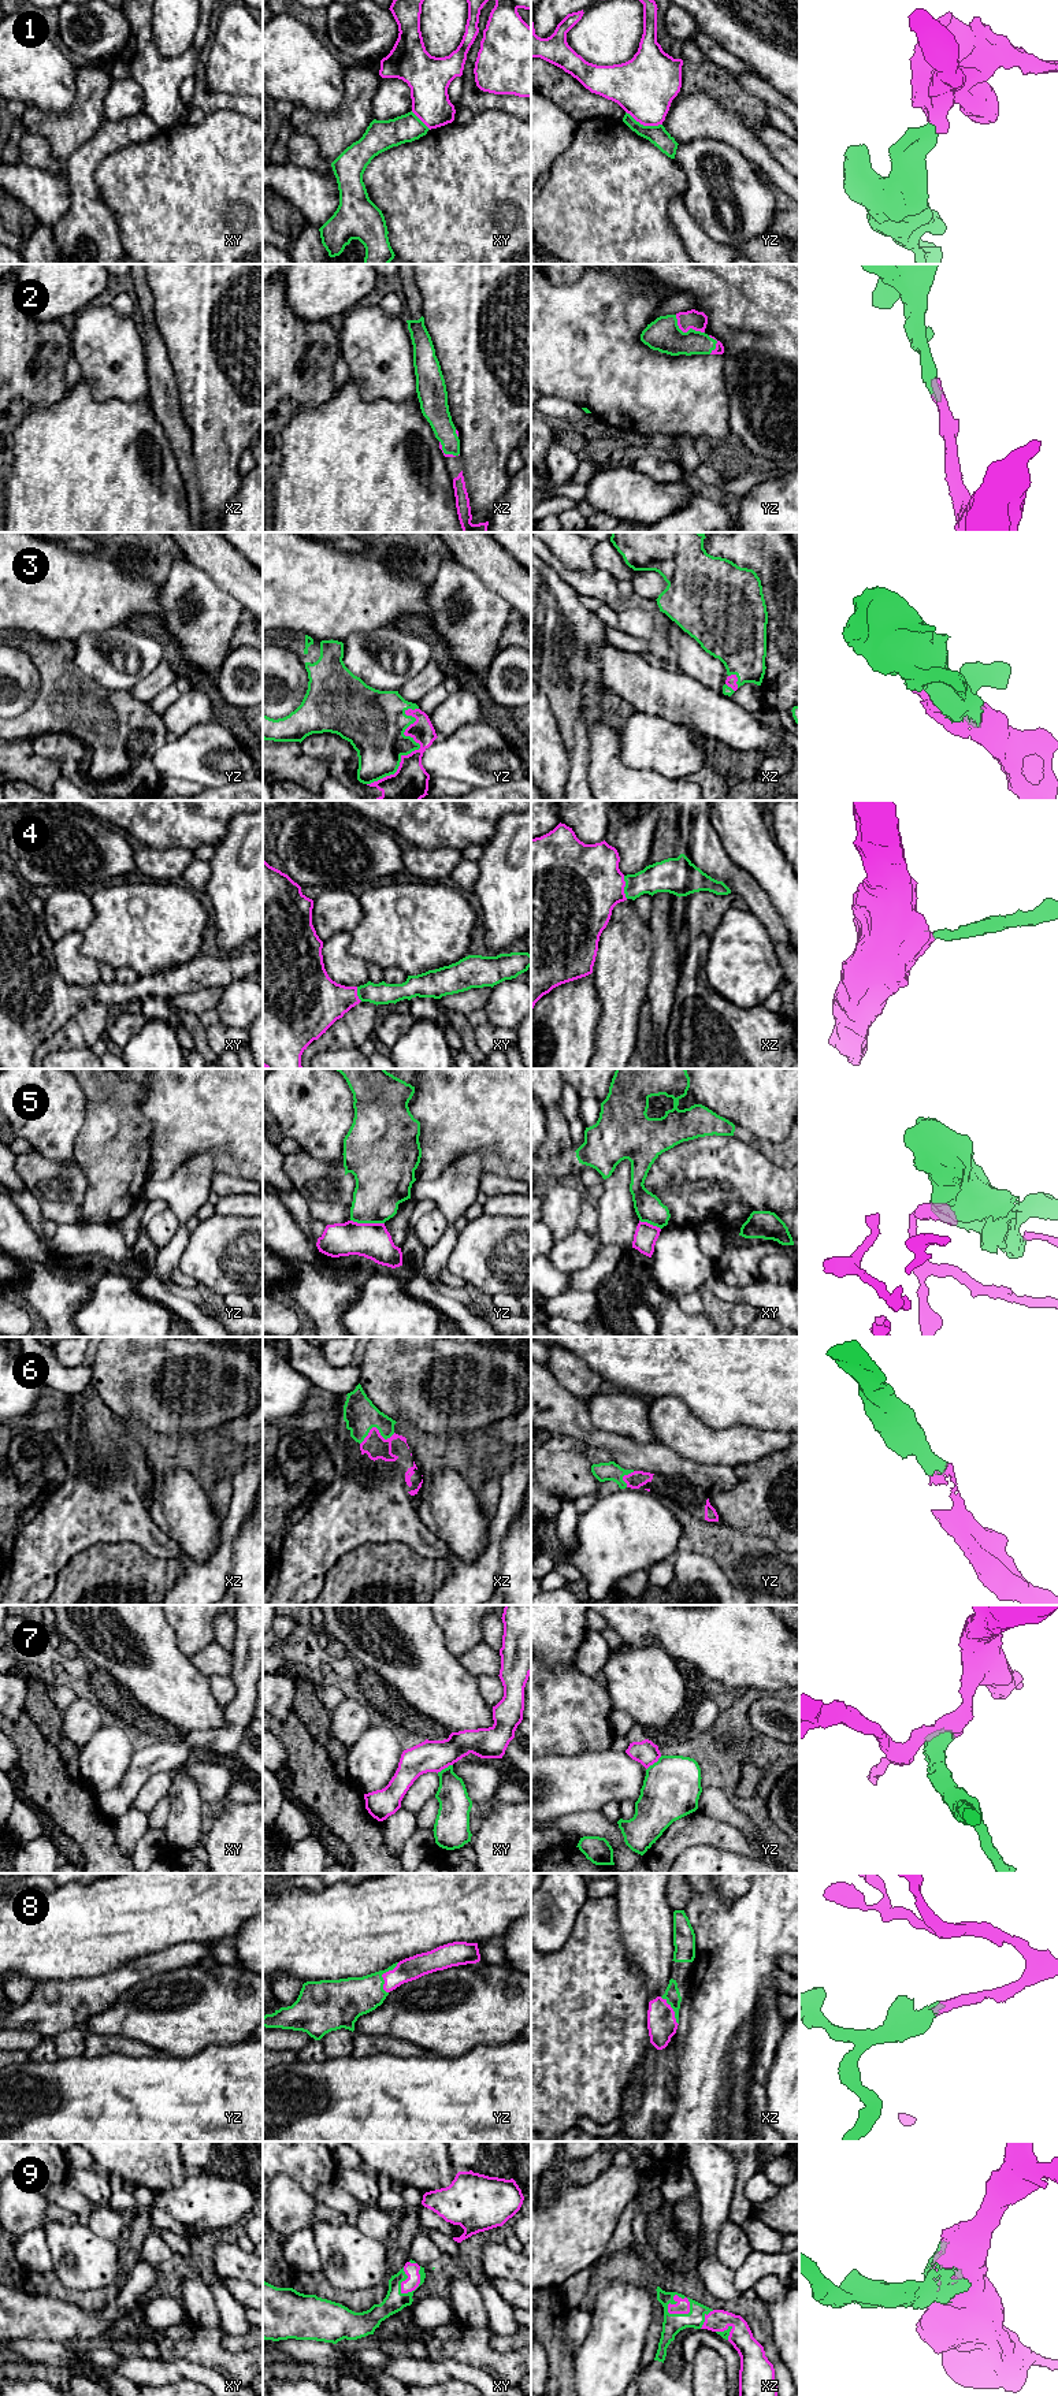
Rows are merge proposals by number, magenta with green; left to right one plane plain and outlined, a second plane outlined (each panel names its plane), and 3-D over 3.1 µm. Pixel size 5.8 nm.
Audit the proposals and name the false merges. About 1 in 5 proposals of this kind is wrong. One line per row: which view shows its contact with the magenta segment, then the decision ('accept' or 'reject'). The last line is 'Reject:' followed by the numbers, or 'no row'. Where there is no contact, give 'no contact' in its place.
1: meets magenta in yz; reject
2: meets magenta in yz; accept
3: meets magenta in yz; accept
4: meets magenta in xz; accept
5: meets magenta in yz; reject
6: meets magenta in xz; accept
7: meets magenta in yz; accept
8: meets magenta in yz; accept
9: meets magenta in xz; accept
Reject: 1, 5

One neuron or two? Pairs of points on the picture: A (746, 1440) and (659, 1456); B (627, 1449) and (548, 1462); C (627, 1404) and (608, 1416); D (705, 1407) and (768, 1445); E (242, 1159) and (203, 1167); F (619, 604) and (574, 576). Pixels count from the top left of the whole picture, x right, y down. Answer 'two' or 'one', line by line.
A: two
B: two
C: one
D: two
E: two
F: one

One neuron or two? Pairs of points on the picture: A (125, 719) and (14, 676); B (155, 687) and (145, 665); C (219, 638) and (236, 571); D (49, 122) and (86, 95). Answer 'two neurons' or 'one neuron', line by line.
A: two neurons
B: two neurons
C: two neurons
D: one neuron

